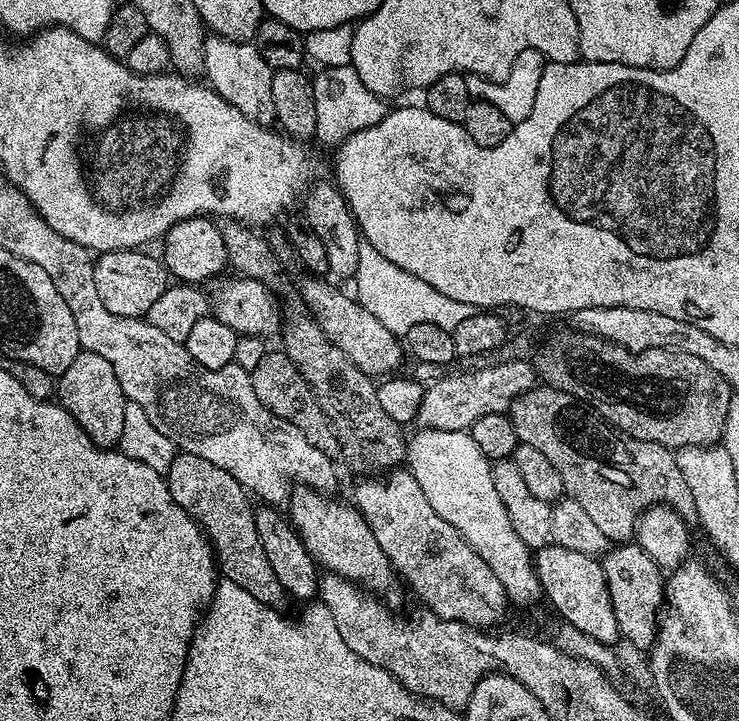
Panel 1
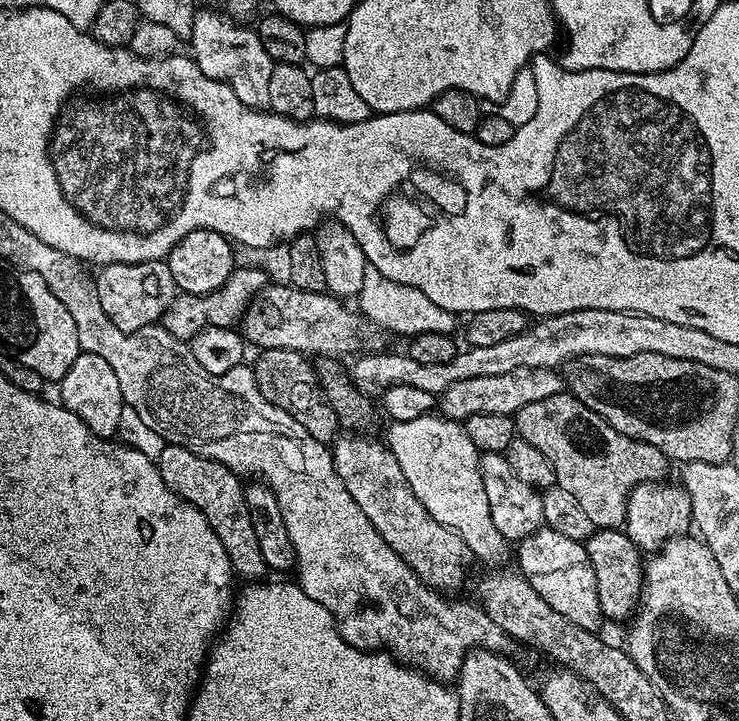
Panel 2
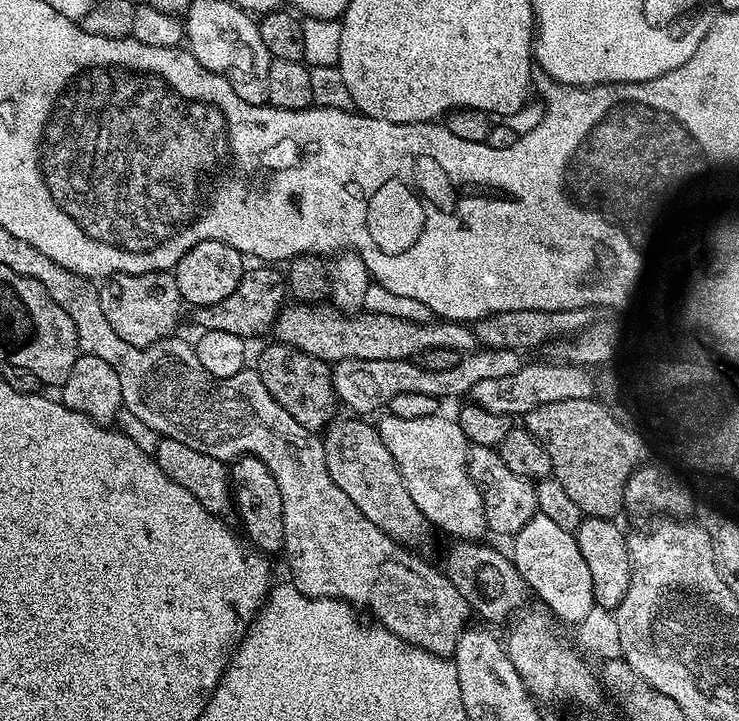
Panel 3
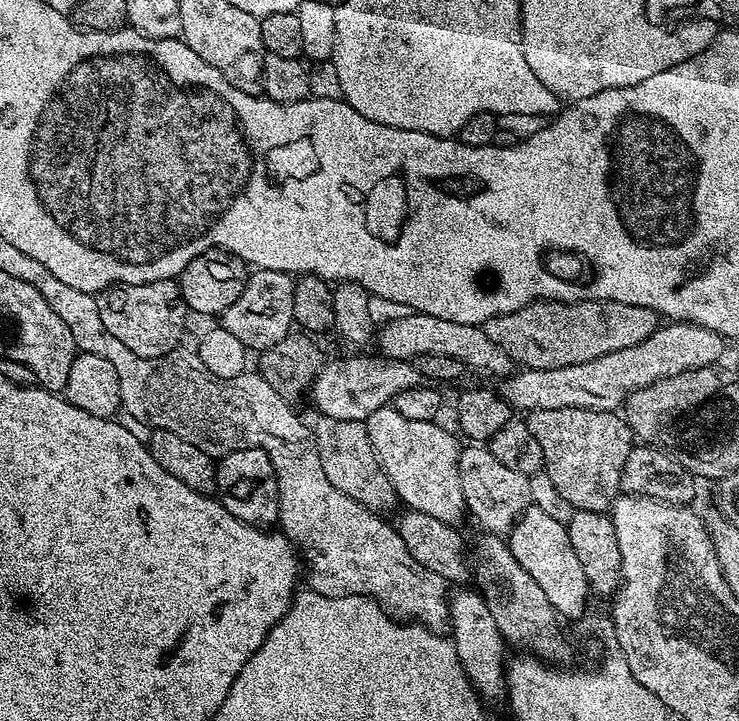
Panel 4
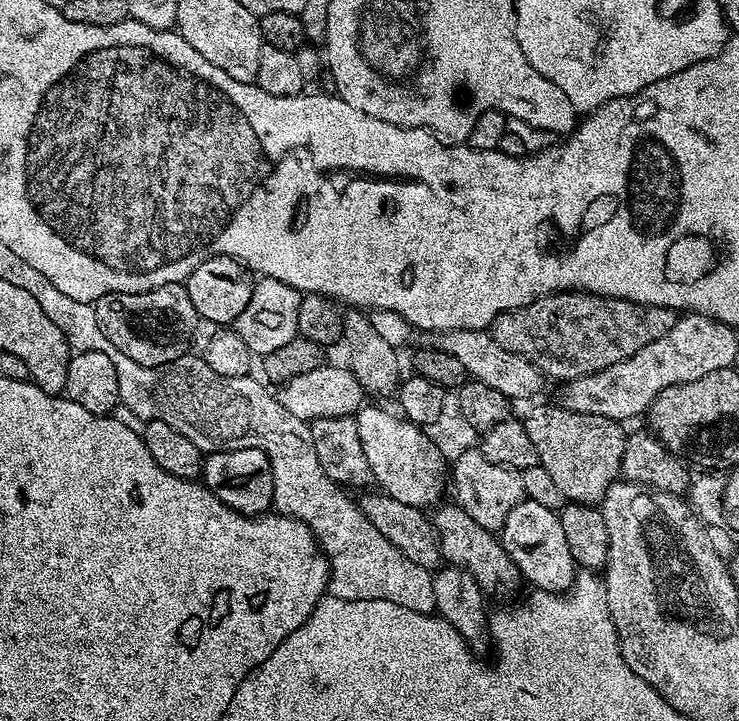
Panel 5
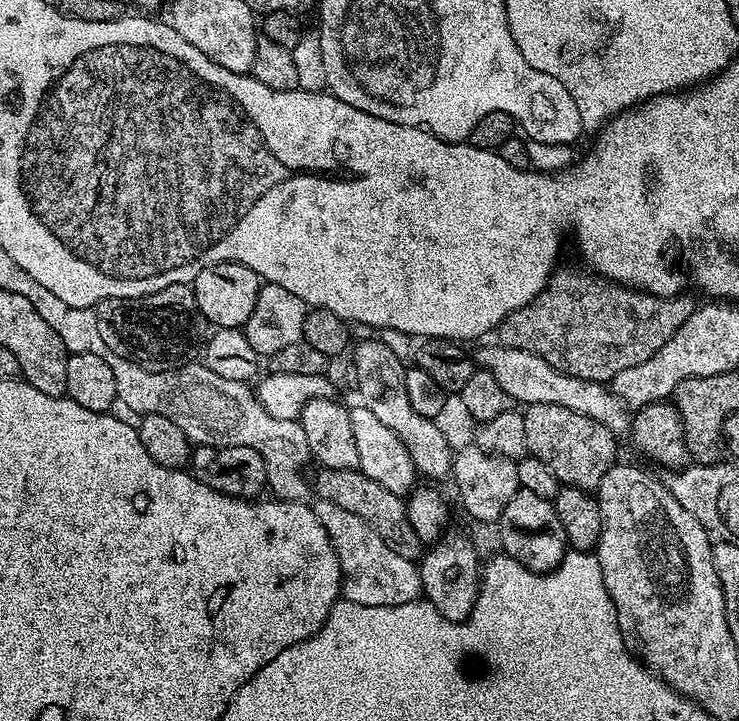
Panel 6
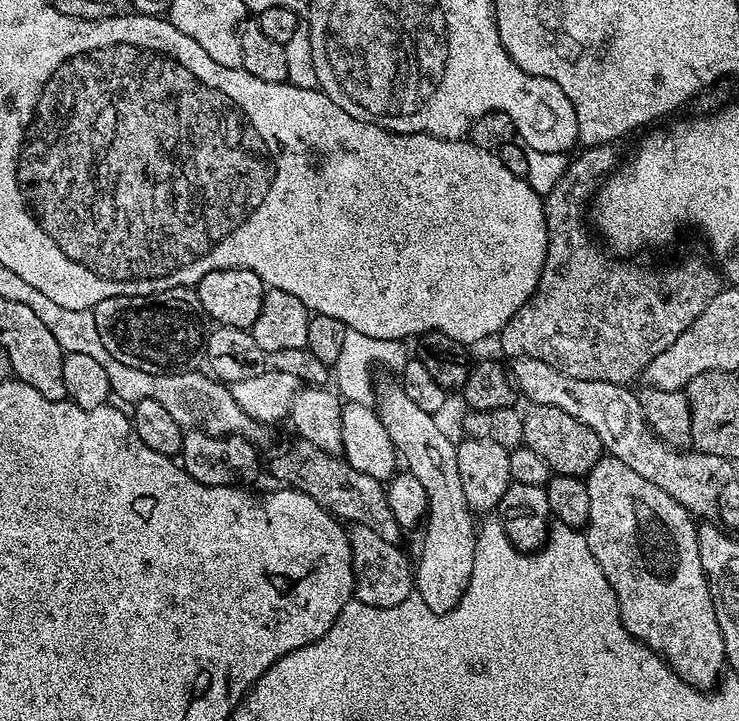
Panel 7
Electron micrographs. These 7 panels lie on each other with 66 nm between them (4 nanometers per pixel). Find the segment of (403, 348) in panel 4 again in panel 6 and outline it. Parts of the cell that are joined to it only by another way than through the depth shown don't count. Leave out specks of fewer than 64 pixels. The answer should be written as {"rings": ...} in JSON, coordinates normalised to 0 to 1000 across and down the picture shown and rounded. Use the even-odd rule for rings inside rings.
{"rings":[[[675,474],[660,477],[641,488],[641,499],[654,515],[668,519],[668,526],[690,546],[694,558],[704,563],[716,560],[743,560],[744,563],[766,563],[766,569],[777,569],[782,574],[793,574],[793,580],[804,580],[820,591],[829,602],[848,601],[853,594],[853,567],[828,545],[821,531],[809,527],[789,527],[781,521],[760,519],[739,497],[728,497],[728,491],[717,491],[717,485],[696,485]]]}

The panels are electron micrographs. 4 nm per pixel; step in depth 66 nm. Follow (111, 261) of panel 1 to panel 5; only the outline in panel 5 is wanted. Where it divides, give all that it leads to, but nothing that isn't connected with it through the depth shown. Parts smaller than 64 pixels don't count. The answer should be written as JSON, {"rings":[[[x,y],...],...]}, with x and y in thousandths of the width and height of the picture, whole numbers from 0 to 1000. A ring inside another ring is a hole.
{"rings":[[[248,393],[226,394],[218,399],[210,399],[202,405],[150,405],[127,417],[130,440],[135,448],[135,456],[149,469],[149,474],[171,497],[181,497],[192,508],[219,508],[234,505],[242,494],[256,487],[254,476],[265,460],[268,440],[263,430],[263,419],[257,419],[257,408]]]}

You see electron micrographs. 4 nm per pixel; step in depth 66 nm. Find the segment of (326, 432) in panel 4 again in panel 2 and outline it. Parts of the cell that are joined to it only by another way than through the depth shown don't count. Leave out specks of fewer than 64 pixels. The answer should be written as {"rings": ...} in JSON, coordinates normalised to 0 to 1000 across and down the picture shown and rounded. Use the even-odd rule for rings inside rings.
{"rings":[[[482,599],[459,603],[449,616],[453,655],[464,666],[501,727],[518,749],[545,774],[575,811],[594,821],[620,817],[639,770],[625,746],[609,731],[583,717],[549,666],[549,657],[521,614],[501,610]]]}

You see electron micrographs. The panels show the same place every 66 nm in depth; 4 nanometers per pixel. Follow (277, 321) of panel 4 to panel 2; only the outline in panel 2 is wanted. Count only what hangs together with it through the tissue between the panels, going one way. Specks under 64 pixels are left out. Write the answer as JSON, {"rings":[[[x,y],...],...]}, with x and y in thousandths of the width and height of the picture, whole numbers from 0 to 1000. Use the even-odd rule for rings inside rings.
{"rings":[[[322,369],[311,380],[303,398],[284,408],[257,408],[250,405],[240,409],[231,424],[222,433],[219,452],[229,463],[242,472],[257,474],[263,463],[280,455],[319,455],[329,445],[330,433],[340,424],[341,415],[359,399],[365,384],[352,372],[330,372]]]}

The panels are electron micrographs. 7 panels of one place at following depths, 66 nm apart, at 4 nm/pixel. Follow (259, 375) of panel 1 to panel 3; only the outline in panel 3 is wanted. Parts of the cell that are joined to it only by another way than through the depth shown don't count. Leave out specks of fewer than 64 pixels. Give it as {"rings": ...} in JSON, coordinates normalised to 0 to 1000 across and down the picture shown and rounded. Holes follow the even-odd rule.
{"rings":[[[367,476],[353,485],[346,505],[344,499],[344,515],[355,524],[355,535],[360,535],[360,541],[365,541],[371,558],[376,558],[376,563],[382,563],[382,569],[387,569],[387,574],[392,574],[392,580],[398,580],[398,585],[403,585],[410,594],[441,595],[457,577],[455,573],[457,553],[449,535],[451,512],[447,509],[445,501],[425,497],[391,477]]]}

